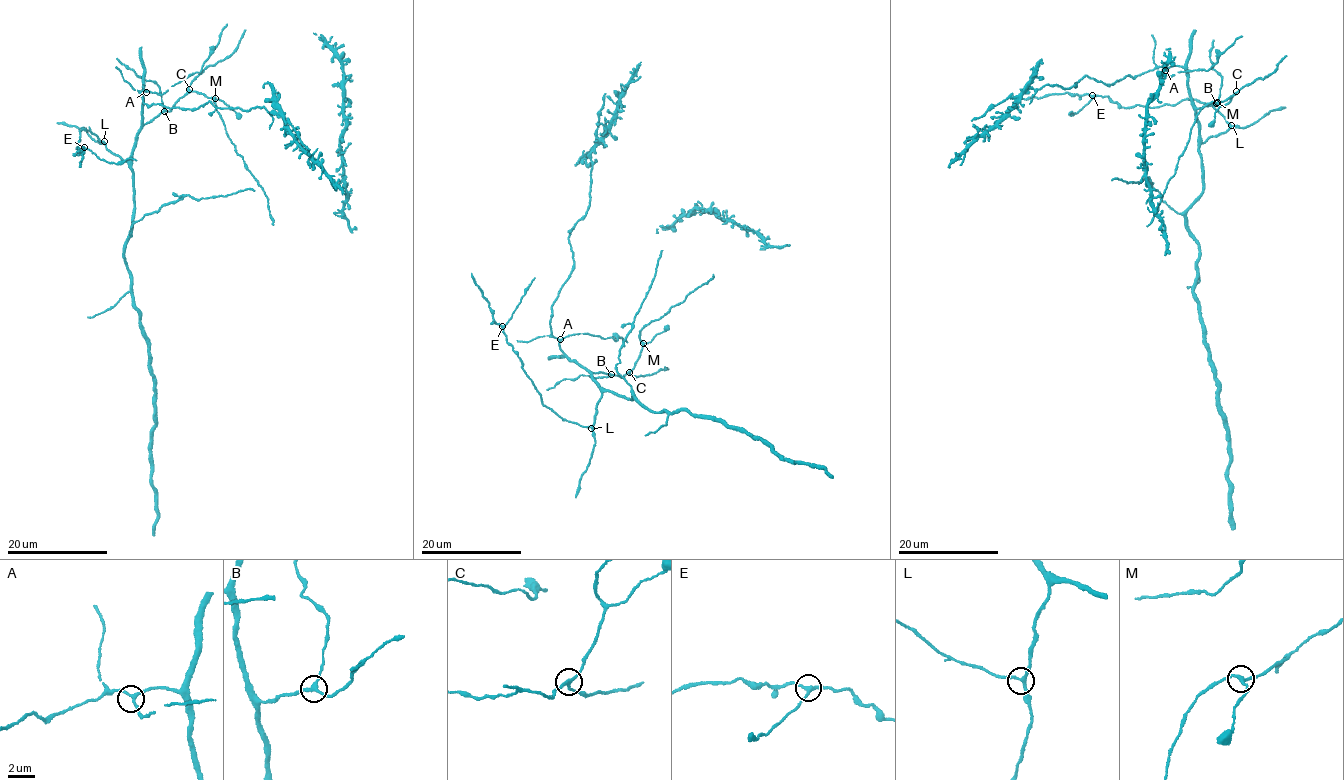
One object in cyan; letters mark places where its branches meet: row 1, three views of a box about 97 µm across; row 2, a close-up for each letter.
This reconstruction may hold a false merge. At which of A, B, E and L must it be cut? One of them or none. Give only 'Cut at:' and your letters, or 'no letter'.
Cut at: no letter

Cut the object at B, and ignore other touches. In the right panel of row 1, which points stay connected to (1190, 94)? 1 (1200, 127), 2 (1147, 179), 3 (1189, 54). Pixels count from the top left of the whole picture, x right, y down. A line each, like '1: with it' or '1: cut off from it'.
1: with it
2: with it
3: with it

